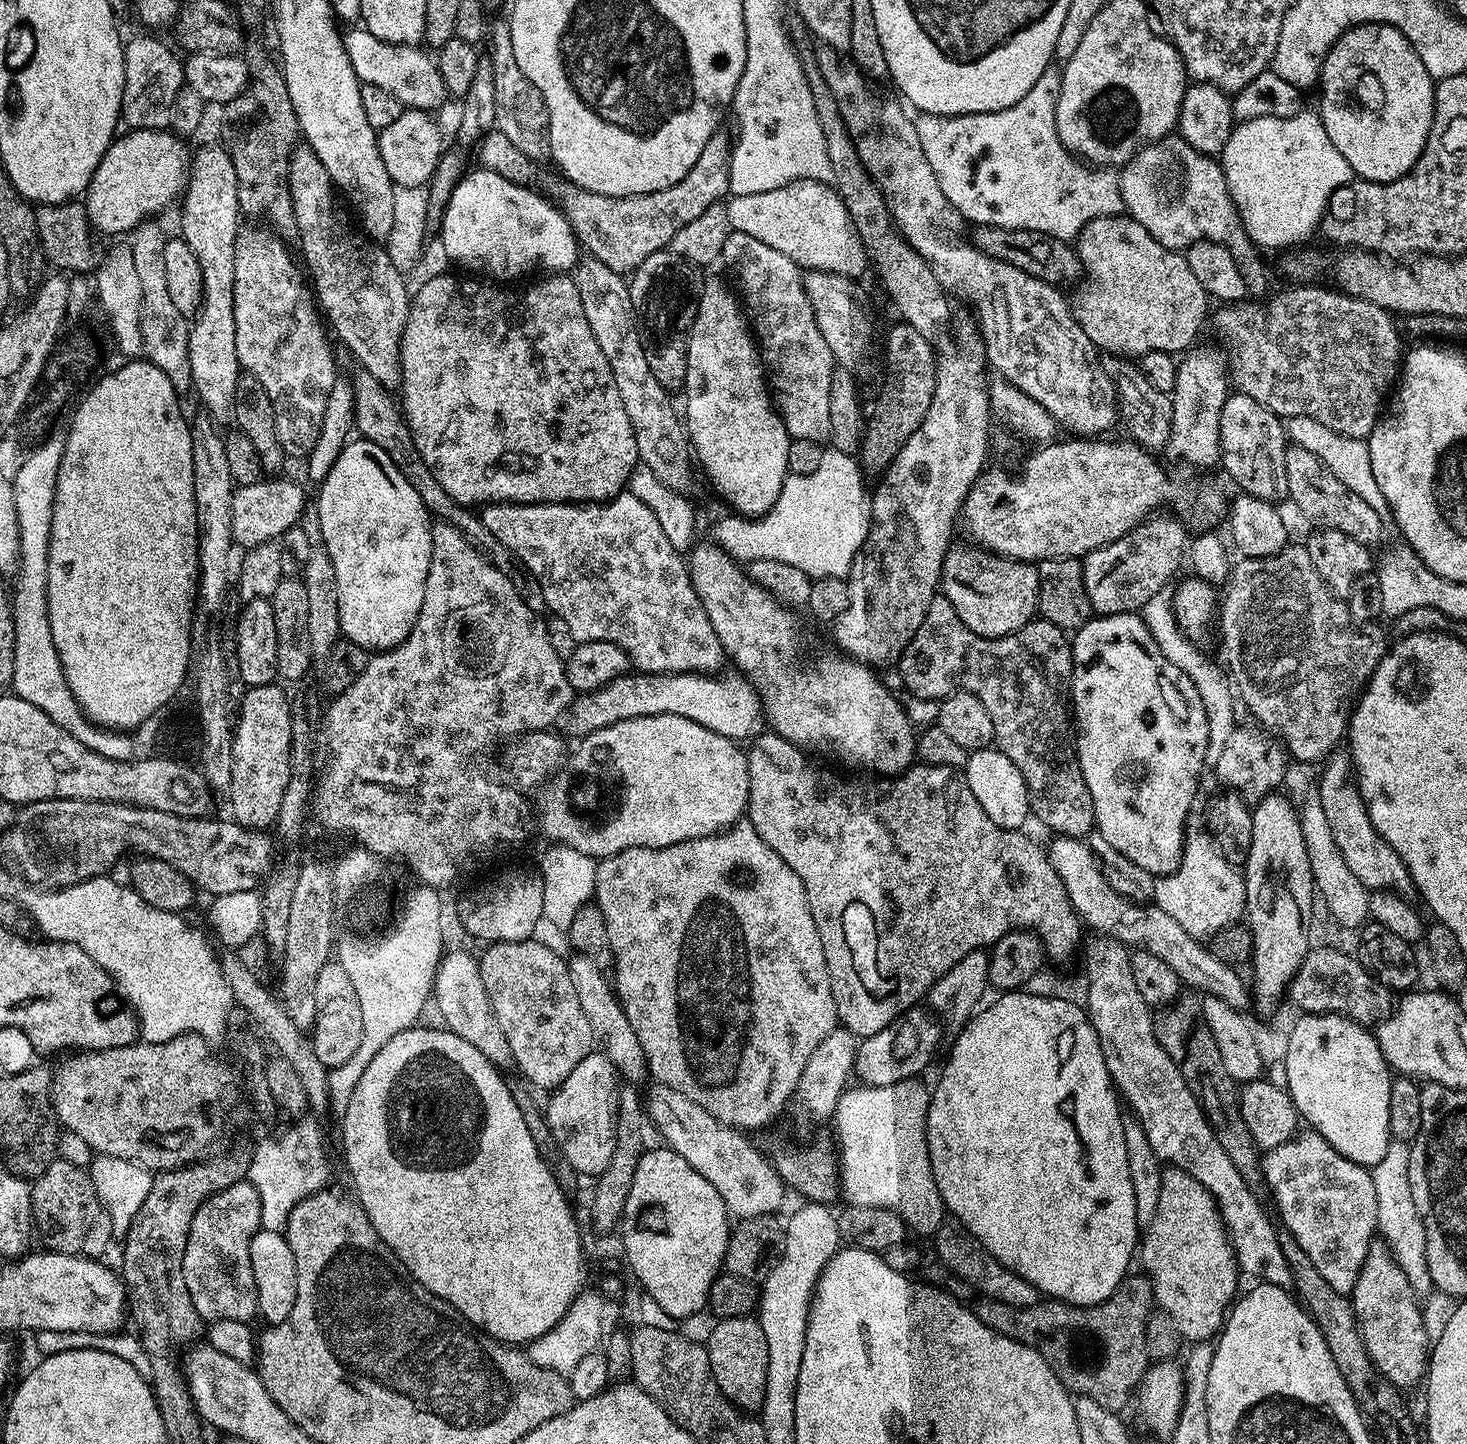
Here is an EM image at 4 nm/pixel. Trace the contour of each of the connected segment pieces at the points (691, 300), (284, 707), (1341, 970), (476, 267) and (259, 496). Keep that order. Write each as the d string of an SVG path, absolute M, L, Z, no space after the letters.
M671 250L655 252L637 266L630 276L633 309L644 344L647 365L651 373L669 394L676 394L686 382L688 332L698 310L700 285L697 265L688 263Z
M279 683L263 684L254 686L245 691L244 701L238 704L238 719L235 724L235 736L232 742L232 794L231 819L253 830L268 830L275 825L276 815L282 806L282 794L286 794L286 782L290 782L291 770L291 703Z
M1309 947L1304 961L1298 966L1286 989L1287 999L1293 1000L1304 1014L1336 1012L1349 1016L1357 1024L1375 1025L1394 1007L1394 996L1388 987L1379 984L1359 962L1355 955L1339 952L1339 947Z
M476 168L465 173L456 184L454 194L450 194L450 202L444 211L444 218L438 225L440 244L444 252L456 264L469 268L469 273L481 277L493 276L493 281L512 280L534 270L541 272L568 272L580 258L580 244L569 226L564 213L539 191L530 190L527 185L518 185L497 172Z
M262 478L258 483L242 484L233 489L231 500L231 530L233 541L243 549L271 543L288 528L297 525L304 512L306 496L303 488L280 478Z

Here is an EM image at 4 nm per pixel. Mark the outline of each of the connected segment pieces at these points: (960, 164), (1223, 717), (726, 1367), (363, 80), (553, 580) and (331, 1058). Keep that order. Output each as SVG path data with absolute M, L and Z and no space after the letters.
M1048 67L1014 106L997 112L939 116L929 112L915 117L922 154L942 186L942 194L959 210L965 221L979 226L998 226L1010 230L1034 230L1059 240L1075 241L1088 223L1103 216L1119 216L1125 211L1120 172L1108 166L1089 166L1062 146L1056 125L1060 94L1060 72Z
M1165 590L1154 594L1154 598L1150 598L1150 602L1144 604L1142 615L1144 625L1150 630L1154 642L1160 648L1160 653L1170 662L1174 662L1174 666L1181 668L1190 678L1190 682L1194 682L1194 686L1202 698L1202 706L1206 710L1208 719L1208 756L1212 758L1220 756L1222 750L1226 750L1226 742L1230 742L1230 734L1234 734L1234 730L1238 727L1236 712L1232 709L1234 692L1230 687L1230 680L1225 669L1221 665L1220 669L1216 664L1207 664L1203 654L1196 649L1199 647L1181 632L1176 615L1172 613L1171 591Z
M751 1315L717 1319L712 1333L706 1339L708 1361L712 1377L718 1382L722 1394L741 1410L759 1409L766 1390L766 1340L759 1319Z
M363 26L349 28L352 29L343 33L344 45L346 54L350 54L350 66L354 66L354 74L361 84L390 90L390 94L394 94L394 98L398 98L405 109L420 109L426 113L431 113L432 108L442 107L444 100L449 99L446 82L442 82L435 59L423 47L382 42L382 38L374 38L374 34L370 34Z
M628 490L621 492L613 500L594 504L490 504L483 509L482 519L486 530L490 530L490 534L494 534L498 542L502 542L502 546L509 548L530 570L530 574L534 574L534 578L538 578L538 586L542 586L542 594L546 598L551 615L562 618L570 626L577 642L585 640L614 642L628 655L631 667L642 672L716 674L725 667L724 647L718 642L718 634L714 634L714 626L710 626L710 618L706 618L706 610L692 585L685 557L667 541L658 518L650 508L632 496Z
M329 962L322 966L315 997L317 1016L310 1029L314 1054L318 1054L325 1068L337 1068L346 1062L346 1058L354 1055L354 1050L358 1050L358 1042L362 1042L362 1006L358 1006L358 994L354 994L354 985L339 962Z

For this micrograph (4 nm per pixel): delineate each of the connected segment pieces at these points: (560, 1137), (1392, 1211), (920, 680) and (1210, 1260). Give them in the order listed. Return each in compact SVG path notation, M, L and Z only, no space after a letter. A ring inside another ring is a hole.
M603 1051L588 1053L551 1093L546 1115L554 1139L576 1173L596 1178L606 1170L615 1146L616 1115L619 1108L618 1073Z
M1392 1140L1386 1146L1386 1155L1370 1170L1374 1182L1376 1199L1376 1227L1383 1243L1389 1244L1396 1253L1396 1259L1403 1264L1404 1272L1423 1290L1428 1285L1425 1275L1423 1247L1426 1244L1426 1230L1414 1206L1414 1194L1410 1194L1410 1147L1407 1143Z
M937 594L930 602L930 610L926 610L926 618L922 618L922 626L918 626L918 630L914 634L914 638L906 646L906 650L900 655L898 661L898 669L900 668L900 676L904 679L906 687L912 691L911 695L917 700L934 700L941 701L944 697L957 690L974 694L974 698L978 698L978 702L982 702L982 706L986 706L986 714L990 714L990 722L994 722L994 744L999 748L1002 754L1006 754L1006 758L1010 758L1010 762L1014 762L1014 766L1018 766L1018 770L1022 774L1025 783L1028 784L1028 803L1030 812L1033 817L1036 816L1048 828L1053 828L1056 834L1061 837L1084 838L1094 828L1094 810L1092 809L1092 799L1090 792L1086 790L1086 784L1080 773L1080 764L1076 761L1076 753L1074 751L1073 741L1070 739L1070 685L1072 683L1072 646L1069 637L1066 635L1065 629L1054 626L1046 619L1034 618L1026 626L1022 626L1022 630L1018 630L1009 636L999 636L991 640L985 636L979 636L971 632L967 626L958 618L958 614L954 610L954 606L950 606L950 602L943 594Z
M1171 1166L1160 1173L1160 1193L1158 1210L1147 1221L1142 1239L1138 1244L1138 1260L1144 1263L1143 1271L1152 1284L1152 1294L1159 1311L1174 1318L1181 1337L1188 1342L1208 1342L1224 1327L1226 1313L1237 1299L1236 1292L1236 1254L1232 1251L1227 1232L1224 1231L1224 1219L1220 1217L1220 1208L1216 1200L1188 1172Z

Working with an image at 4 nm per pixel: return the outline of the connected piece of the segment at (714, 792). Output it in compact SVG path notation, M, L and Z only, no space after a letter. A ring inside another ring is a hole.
M654 714L646 718L630 718L622 722L614 722L614 726L594 730L577 744L580 745L576 749L574 747L571 749L563 767L539 789L540 797L536 800L536 820L540 823L540 832L552 844L565 844L574 850L582 850L582 854L597 858L617 856L622 850L631 848L661 848L694 838L715 836L716 833L732 827L745 815L750 790L750 774L745 749L735 740L726 738L722 734L714 734L714 730L706 730L706 726L698 726L698 722L690 722L690 718L678 718L678 714Z

